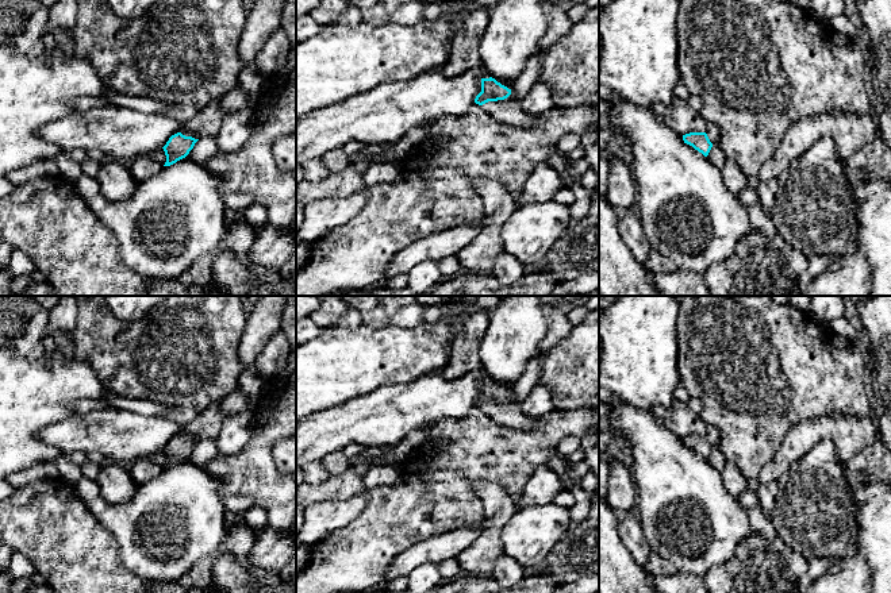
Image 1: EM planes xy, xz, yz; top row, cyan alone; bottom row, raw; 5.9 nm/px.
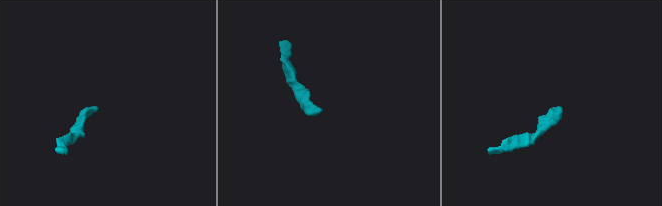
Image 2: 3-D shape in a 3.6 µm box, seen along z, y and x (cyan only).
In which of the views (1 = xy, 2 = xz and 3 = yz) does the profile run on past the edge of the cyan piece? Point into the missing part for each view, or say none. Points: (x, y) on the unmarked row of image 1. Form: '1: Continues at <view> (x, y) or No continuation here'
1: Continues at xy (208, 424)
2: Continues at xz (509, 412)
3: Continues at yz (713, 435)

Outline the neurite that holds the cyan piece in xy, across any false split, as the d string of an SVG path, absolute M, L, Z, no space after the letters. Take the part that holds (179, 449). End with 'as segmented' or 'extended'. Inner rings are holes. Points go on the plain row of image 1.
M216 401L185 426L185 431L172 438L162 450L166 458L164 469L170 469L185 461L200 440L218 440L226 416L220 409L219 401Z; extended

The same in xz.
M481 381L481 394L475 405L496 423L518 430L530 430L538 426L539 419L525 415L521 404L511 398L511 392L498 385L495 381Z; extended

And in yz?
M707 426L707 432L704 435L690 435L683 438L684 446L692 448L704 459L707 459L711 450L719 444L719 440L721 435L713 426Z; extended

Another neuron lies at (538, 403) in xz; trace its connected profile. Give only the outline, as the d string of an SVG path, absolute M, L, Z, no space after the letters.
M537 384L530 394L522 401L521 409L533 419L539 419L554 411L549 389L545 385Z

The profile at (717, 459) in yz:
M718 446L713 447L708 458L708 463L719 473L725 469L727 461Z

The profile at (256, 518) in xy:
M251 507L243 513L242 520L256 532L268 527L268 515L262 507Z

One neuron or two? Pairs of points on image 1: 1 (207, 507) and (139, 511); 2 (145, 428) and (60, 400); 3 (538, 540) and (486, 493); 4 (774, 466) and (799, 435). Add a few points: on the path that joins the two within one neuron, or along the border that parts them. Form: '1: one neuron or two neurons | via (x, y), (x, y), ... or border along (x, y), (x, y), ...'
1: one neuron | via (191, 507), (164, 507), (156, 509)
2: two neurons | border along (75, 412), (46, 427)
3: two neurons | border along (517, 509), (502, 528), (500, 542), (503, 547)
4: one neuron | via (782, 458), (797, 443)

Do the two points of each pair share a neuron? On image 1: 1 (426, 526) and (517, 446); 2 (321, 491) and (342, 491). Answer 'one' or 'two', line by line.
1: one
2: one

